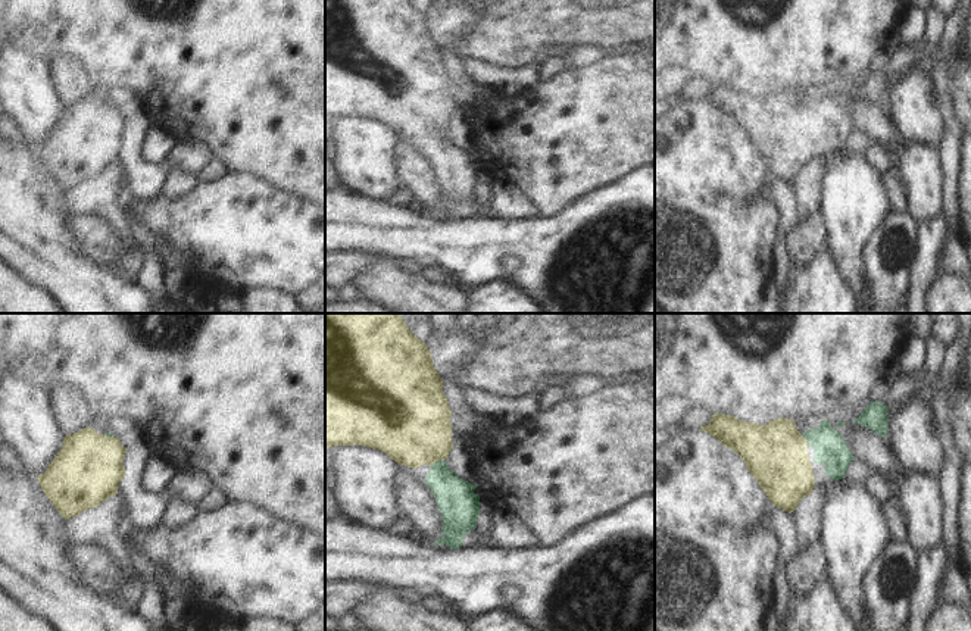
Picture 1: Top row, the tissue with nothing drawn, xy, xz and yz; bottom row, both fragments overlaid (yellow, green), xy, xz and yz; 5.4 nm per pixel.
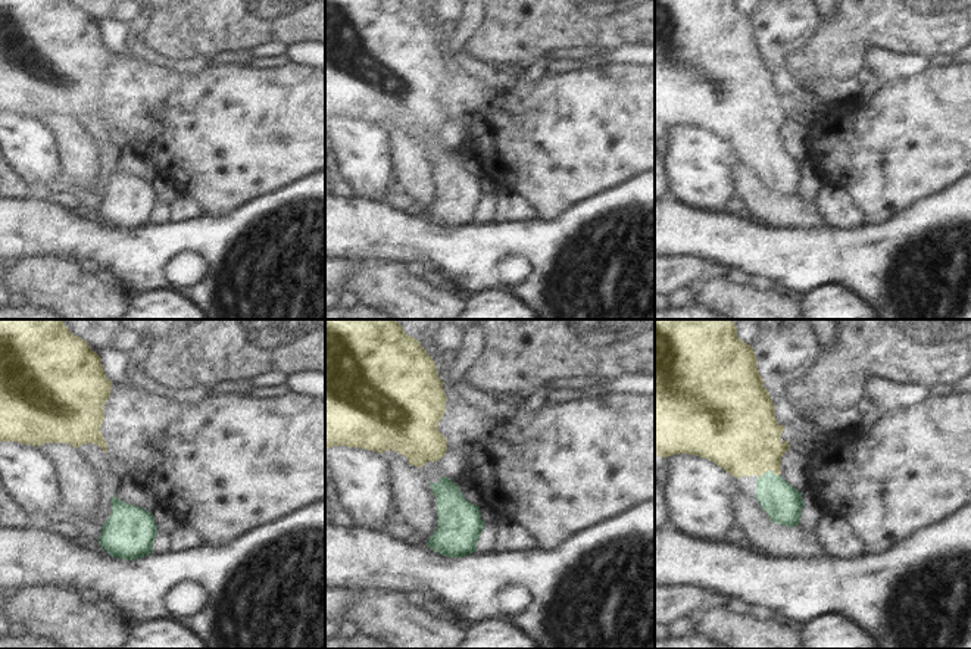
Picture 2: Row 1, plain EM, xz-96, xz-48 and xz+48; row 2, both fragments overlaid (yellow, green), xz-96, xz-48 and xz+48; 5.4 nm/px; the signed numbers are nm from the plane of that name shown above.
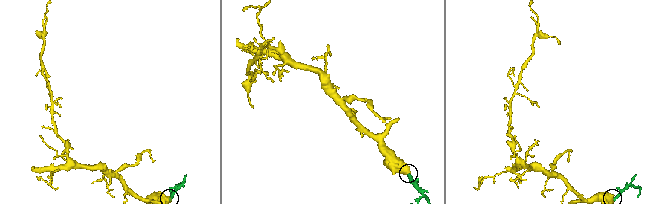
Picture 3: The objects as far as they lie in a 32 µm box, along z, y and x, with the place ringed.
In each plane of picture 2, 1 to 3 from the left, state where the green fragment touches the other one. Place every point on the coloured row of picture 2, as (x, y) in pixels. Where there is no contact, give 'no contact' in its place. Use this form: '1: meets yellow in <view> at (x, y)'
1: no contact
2: no contact
3: meets yellow in xz+48 at (776, 474)

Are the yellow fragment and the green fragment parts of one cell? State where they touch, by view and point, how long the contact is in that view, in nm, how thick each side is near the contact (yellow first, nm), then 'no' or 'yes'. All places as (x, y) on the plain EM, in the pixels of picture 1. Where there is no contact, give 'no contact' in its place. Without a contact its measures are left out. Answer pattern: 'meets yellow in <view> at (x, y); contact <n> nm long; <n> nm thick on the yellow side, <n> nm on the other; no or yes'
meets yellow in xz at (437, 130); contact 80 nm long; 440 nm thick on the yellow side, 220 nm on the other; yes

